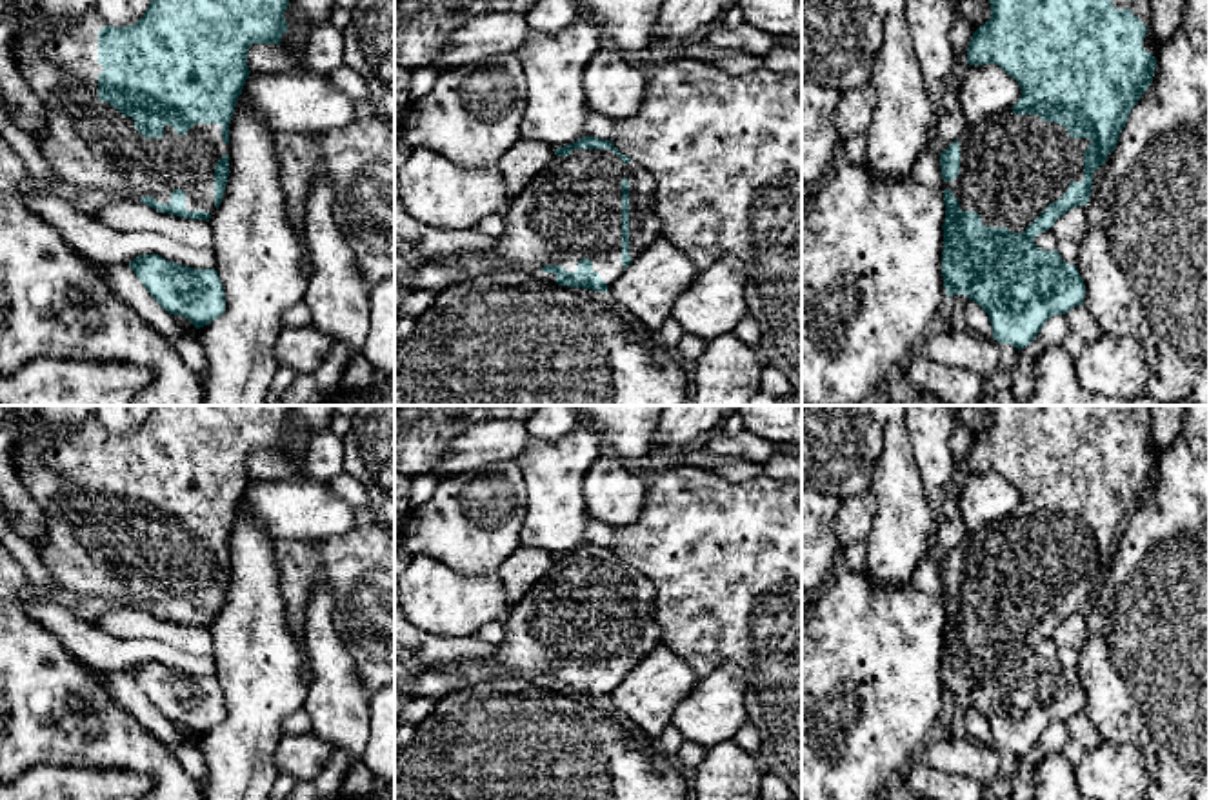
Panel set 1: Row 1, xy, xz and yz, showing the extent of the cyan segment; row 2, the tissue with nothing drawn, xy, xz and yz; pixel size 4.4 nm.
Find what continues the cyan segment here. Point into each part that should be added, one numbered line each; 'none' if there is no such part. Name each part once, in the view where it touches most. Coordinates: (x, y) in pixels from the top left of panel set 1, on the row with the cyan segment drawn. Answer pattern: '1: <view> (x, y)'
1: yz (1011, 166)

